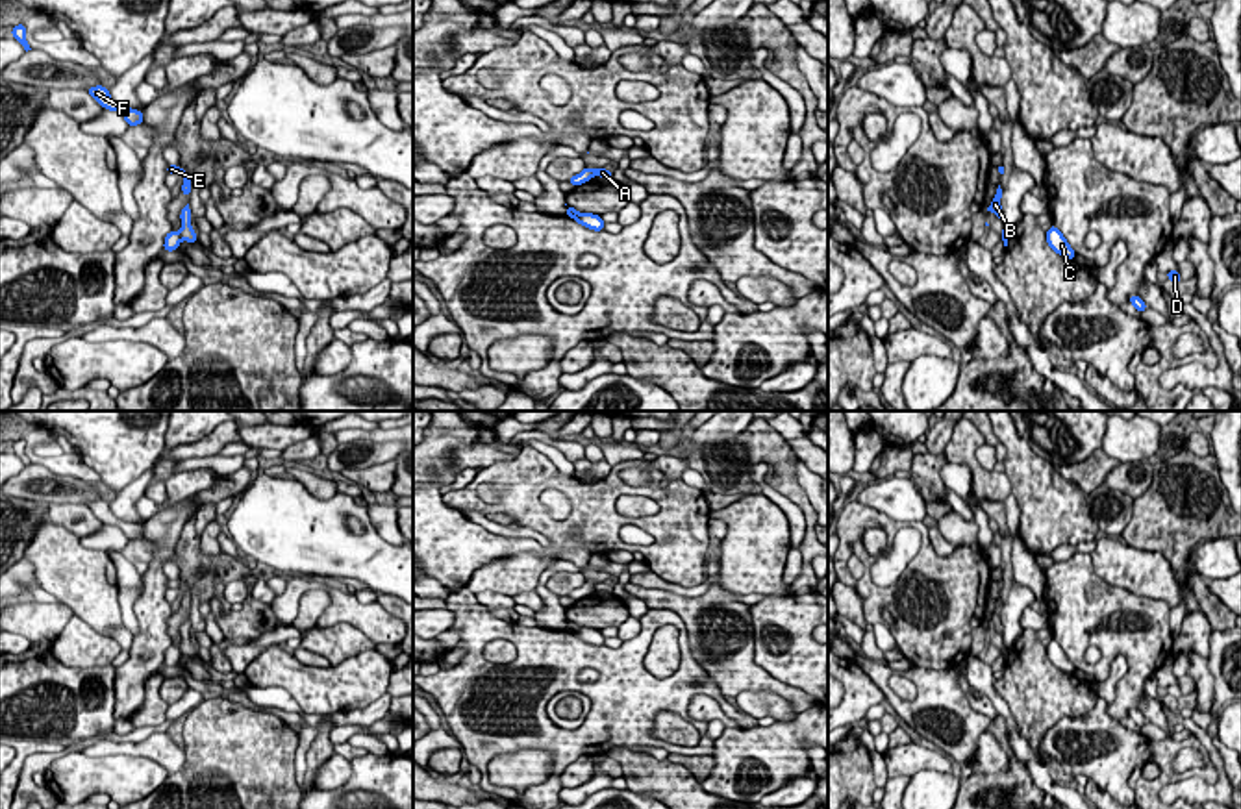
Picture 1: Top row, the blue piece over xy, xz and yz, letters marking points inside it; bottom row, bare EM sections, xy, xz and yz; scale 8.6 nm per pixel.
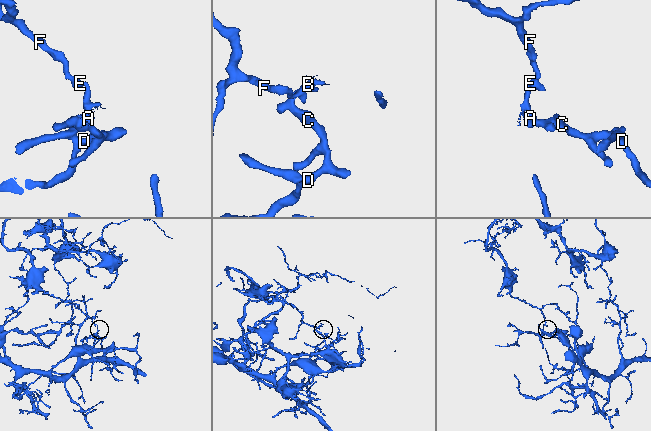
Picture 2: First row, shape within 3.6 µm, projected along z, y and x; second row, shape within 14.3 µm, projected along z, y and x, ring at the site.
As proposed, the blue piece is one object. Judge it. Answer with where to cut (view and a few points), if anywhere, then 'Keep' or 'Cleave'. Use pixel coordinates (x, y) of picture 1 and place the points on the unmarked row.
Split along xy (178, 647), (182, 654). Cleave

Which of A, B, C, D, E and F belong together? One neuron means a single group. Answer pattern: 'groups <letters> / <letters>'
groups A B E F / C D

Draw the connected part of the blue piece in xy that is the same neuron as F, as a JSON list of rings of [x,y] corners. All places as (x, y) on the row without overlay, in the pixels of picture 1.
[[[104,500],[89,502],[87,507],[89,507],[104,524],[120,528],[120,529],[124,531],[124,535],[128,537],[128,541],[144,539],[144,537],[143,537],[143,526],[132,524],[132,522],[124,522],[124,520],[117,518],[117,517],[111,513],[107,502],[104,502]]]

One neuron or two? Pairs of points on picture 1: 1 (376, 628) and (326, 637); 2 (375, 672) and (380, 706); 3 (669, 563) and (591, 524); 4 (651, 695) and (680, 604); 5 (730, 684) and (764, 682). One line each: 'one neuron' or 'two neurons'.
1: two neurons
2: two neurons
3: one neuron
4: two neurons
5: one neuron

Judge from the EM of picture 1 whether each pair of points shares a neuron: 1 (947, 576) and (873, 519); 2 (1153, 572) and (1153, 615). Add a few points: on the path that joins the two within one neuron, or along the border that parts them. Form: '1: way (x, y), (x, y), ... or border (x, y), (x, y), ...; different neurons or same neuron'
1: way (927, 552), (925, 534), (915, 524), (897, 524); same neuron
2: border (1112, 584), (1136, 595), (1160, 598), (1169, 609); different neurons

